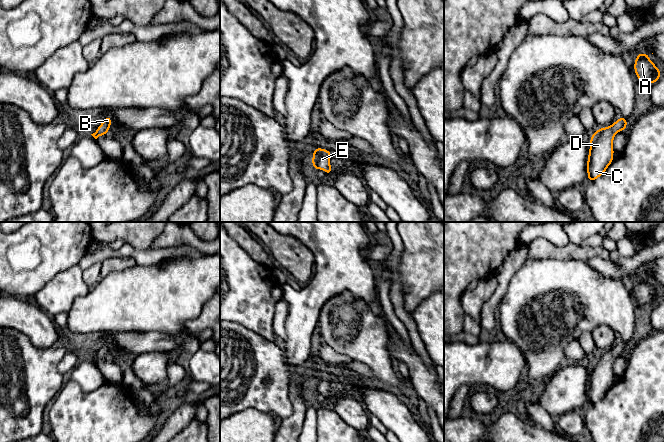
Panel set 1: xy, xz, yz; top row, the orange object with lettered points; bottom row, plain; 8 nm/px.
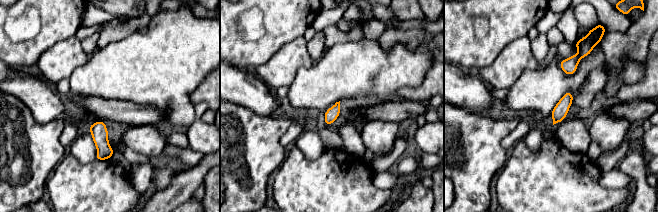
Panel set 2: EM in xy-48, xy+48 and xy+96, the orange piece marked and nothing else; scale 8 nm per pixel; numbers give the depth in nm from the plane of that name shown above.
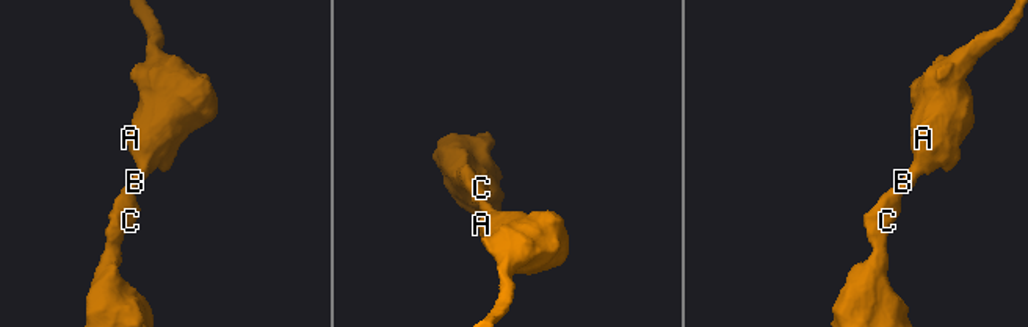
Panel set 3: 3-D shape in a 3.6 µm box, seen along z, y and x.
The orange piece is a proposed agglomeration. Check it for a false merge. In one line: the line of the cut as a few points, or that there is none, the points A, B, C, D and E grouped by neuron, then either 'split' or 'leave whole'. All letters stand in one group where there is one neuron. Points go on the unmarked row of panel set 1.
no cut | A B C D E | leave whole

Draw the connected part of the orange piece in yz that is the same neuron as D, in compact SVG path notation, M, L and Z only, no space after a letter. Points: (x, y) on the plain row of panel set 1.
M621 340L611 350L600 352L591 359L587 384L587 405L599 402L613 386L613 364L617 356L626 354L627 343Z

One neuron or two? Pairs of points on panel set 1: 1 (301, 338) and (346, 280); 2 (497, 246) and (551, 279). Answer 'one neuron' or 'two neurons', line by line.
1: one neuron
2: two neurons

